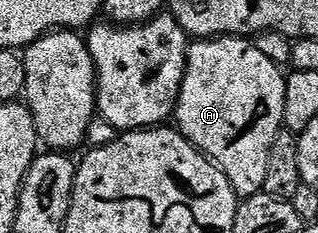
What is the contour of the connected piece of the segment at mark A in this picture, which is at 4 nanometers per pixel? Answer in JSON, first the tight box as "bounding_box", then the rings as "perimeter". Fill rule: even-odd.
{"bounding_box":[173,35,286,197],"perimeter":[[[237,35],[202,37],[191,42],[186,52],[186,75],[182,78],[182,88],[173,113],[173,118],[178,119],[177,130],[223,171],[239,197],[256,195],[262,191],[264,177],[268,177],[272,141],[276,141],[286,121],[286,75],[256,44],[250,42],[254,41]]]}

